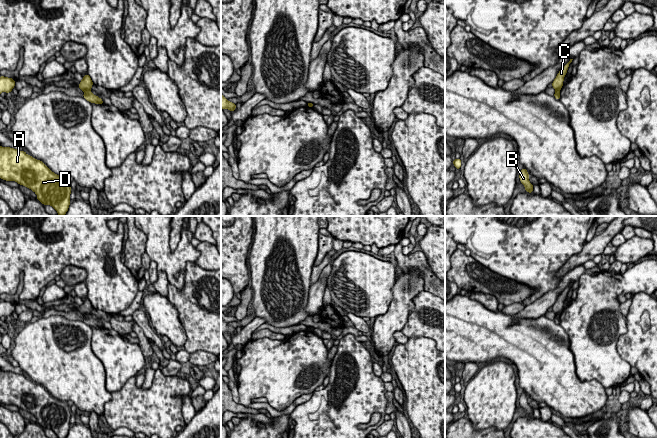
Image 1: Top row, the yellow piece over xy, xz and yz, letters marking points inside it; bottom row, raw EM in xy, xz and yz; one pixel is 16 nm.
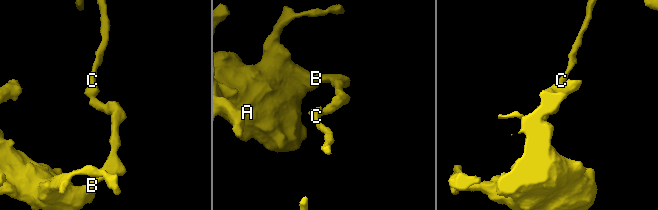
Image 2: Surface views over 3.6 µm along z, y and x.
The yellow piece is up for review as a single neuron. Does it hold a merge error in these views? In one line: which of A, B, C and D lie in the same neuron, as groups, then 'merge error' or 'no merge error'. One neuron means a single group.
A B D / C; merge error

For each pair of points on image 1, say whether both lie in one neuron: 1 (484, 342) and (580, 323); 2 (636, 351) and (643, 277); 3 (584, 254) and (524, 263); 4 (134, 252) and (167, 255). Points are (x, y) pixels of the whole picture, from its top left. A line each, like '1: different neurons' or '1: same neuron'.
1: different neurons
2: different neurons
3: different neurons
4: different neurons

